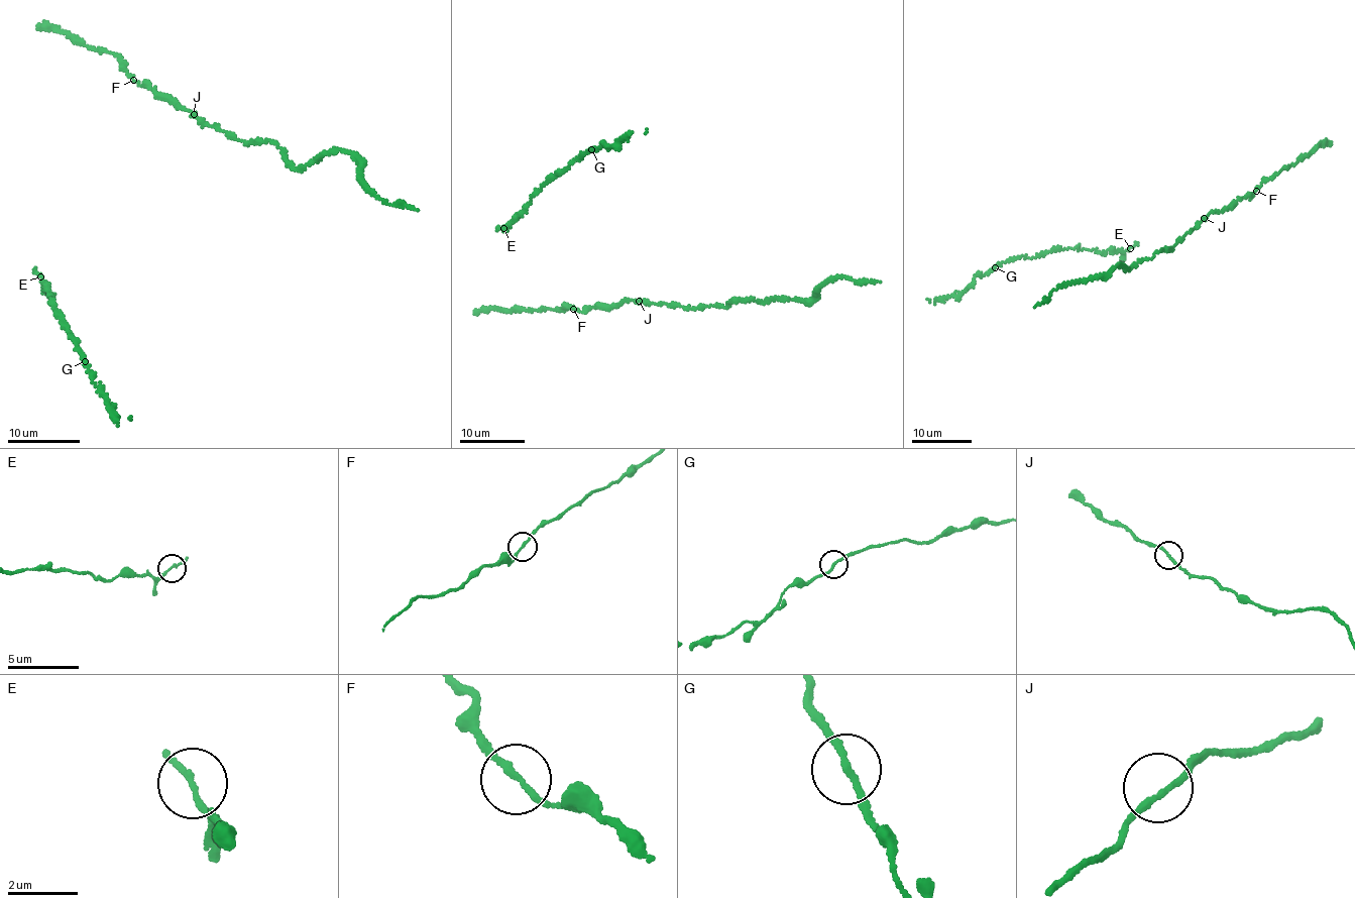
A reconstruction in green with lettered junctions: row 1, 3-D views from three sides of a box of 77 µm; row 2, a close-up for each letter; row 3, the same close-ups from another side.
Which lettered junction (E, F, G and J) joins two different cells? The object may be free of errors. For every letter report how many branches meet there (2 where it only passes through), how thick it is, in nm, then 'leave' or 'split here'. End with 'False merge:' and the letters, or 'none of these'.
E: 2 branches meet; 170 nm thick; leave
F: 2 branches meet; 170 nm thick; split here
G: 2 branches meet; 180 nm thick; leave
J: 2 branches meet; 170 nm thick; leave
False merge: F

